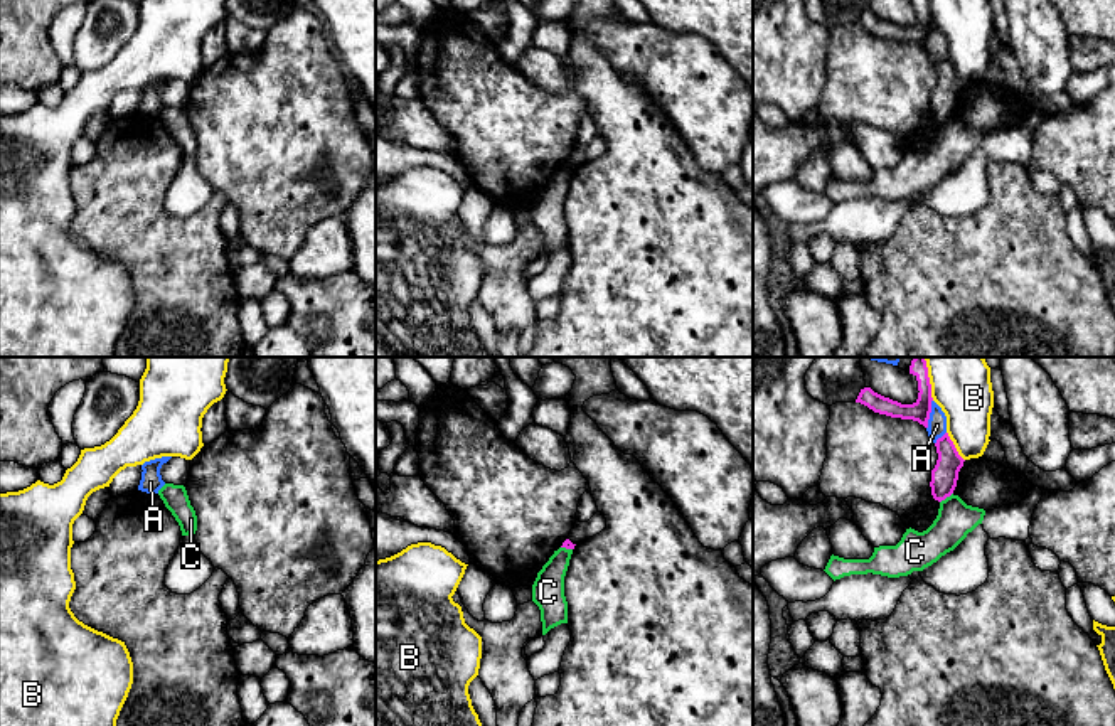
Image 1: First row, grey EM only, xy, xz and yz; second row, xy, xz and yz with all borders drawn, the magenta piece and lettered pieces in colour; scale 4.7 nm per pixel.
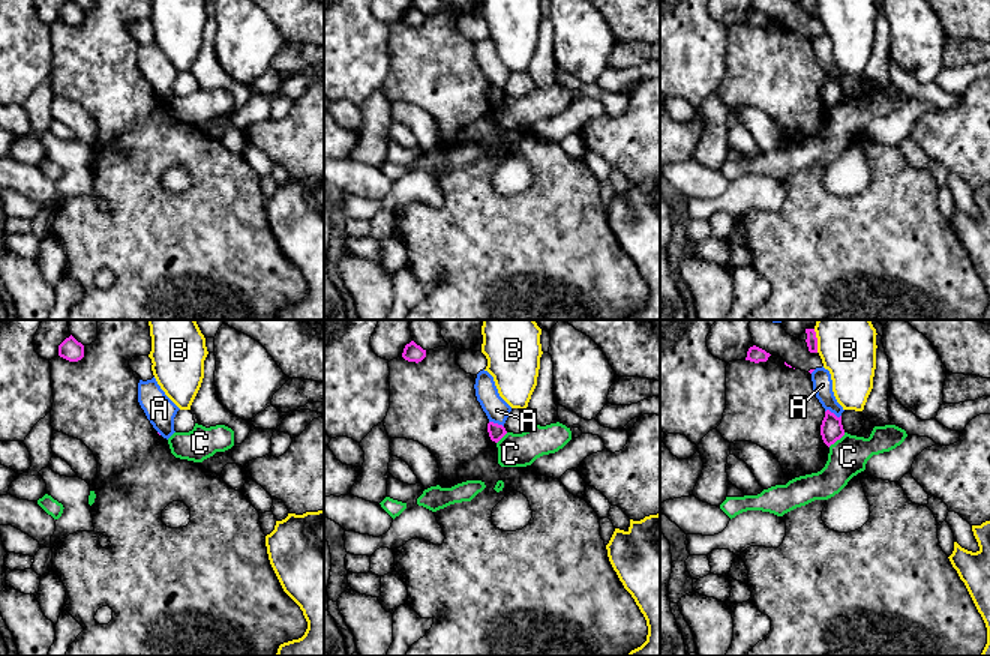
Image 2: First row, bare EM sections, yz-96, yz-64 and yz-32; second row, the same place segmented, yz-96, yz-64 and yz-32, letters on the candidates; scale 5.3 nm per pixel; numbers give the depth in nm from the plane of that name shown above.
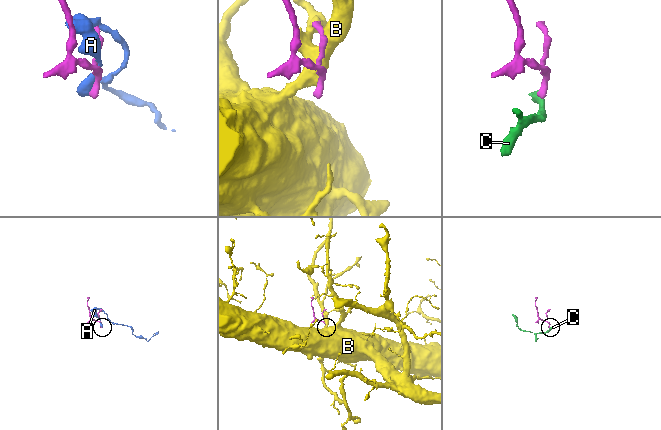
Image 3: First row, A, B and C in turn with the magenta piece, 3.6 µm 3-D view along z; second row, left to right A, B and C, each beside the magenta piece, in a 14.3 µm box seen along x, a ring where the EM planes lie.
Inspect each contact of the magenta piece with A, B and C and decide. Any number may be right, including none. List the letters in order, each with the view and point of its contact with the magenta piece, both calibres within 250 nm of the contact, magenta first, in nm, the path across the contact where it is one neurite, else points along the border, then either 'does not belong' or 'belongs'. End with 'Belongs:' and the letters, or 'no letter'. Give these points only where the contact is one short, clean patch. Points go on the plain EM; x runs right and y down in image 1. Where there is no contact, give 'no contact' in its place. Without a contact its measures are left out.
A: contact yz (928, 37); calibres 100 and 100 nm; does not belong
B: contact yz (954, 69); calibres 130 and 240 nm; does not belong
C: contact yz (945, 120); calibres 130 and 180 nm; border yz (952, 115), (940, 125); does not belong
Belongs: no letter

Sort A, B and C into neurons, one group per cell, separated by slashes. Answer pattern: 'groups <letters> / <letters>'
groups A / B / C

